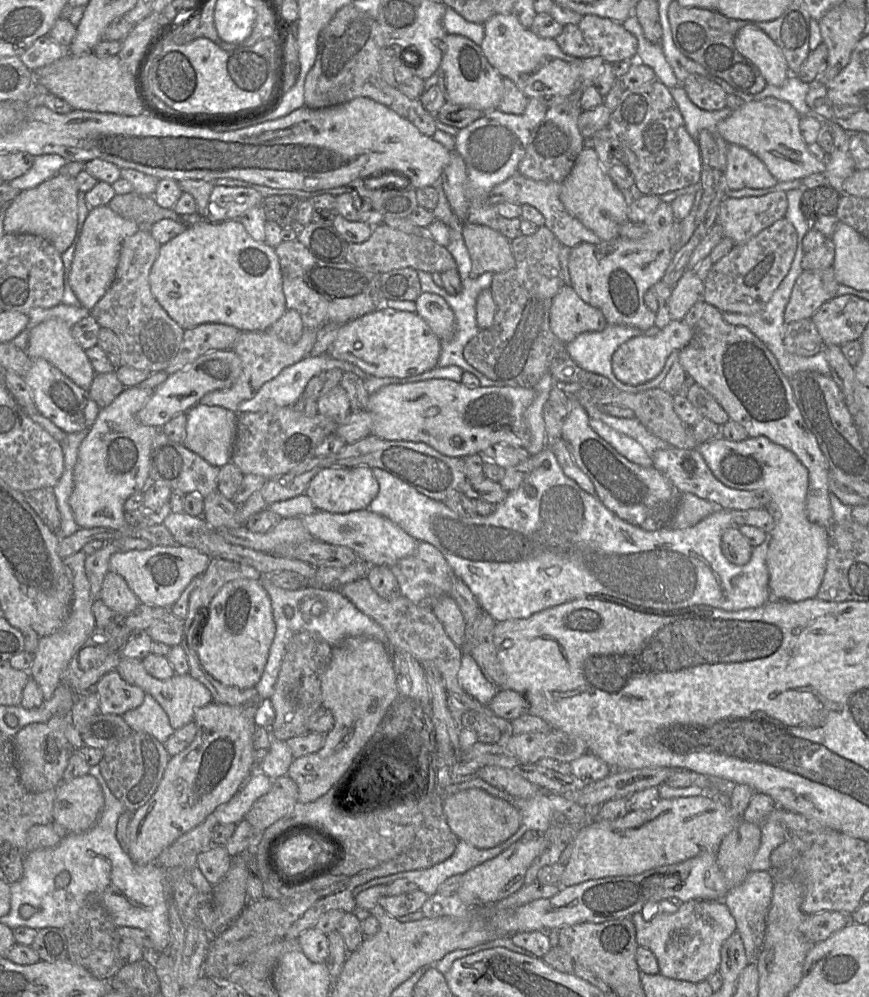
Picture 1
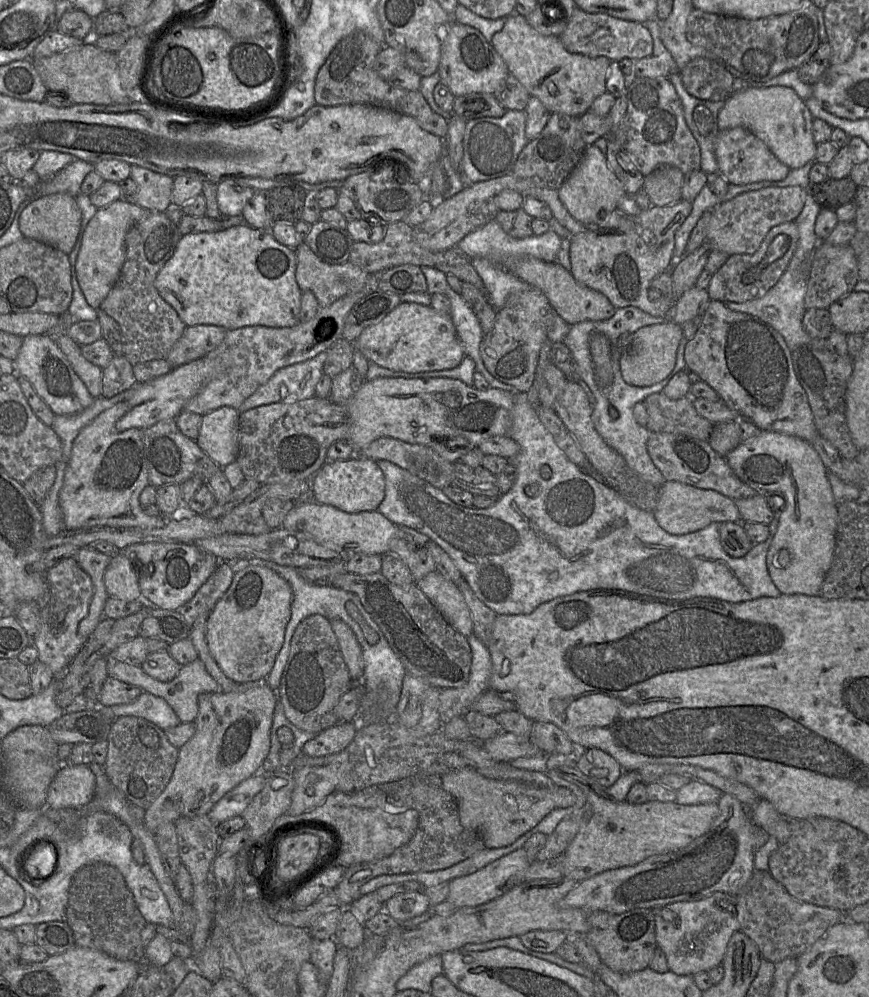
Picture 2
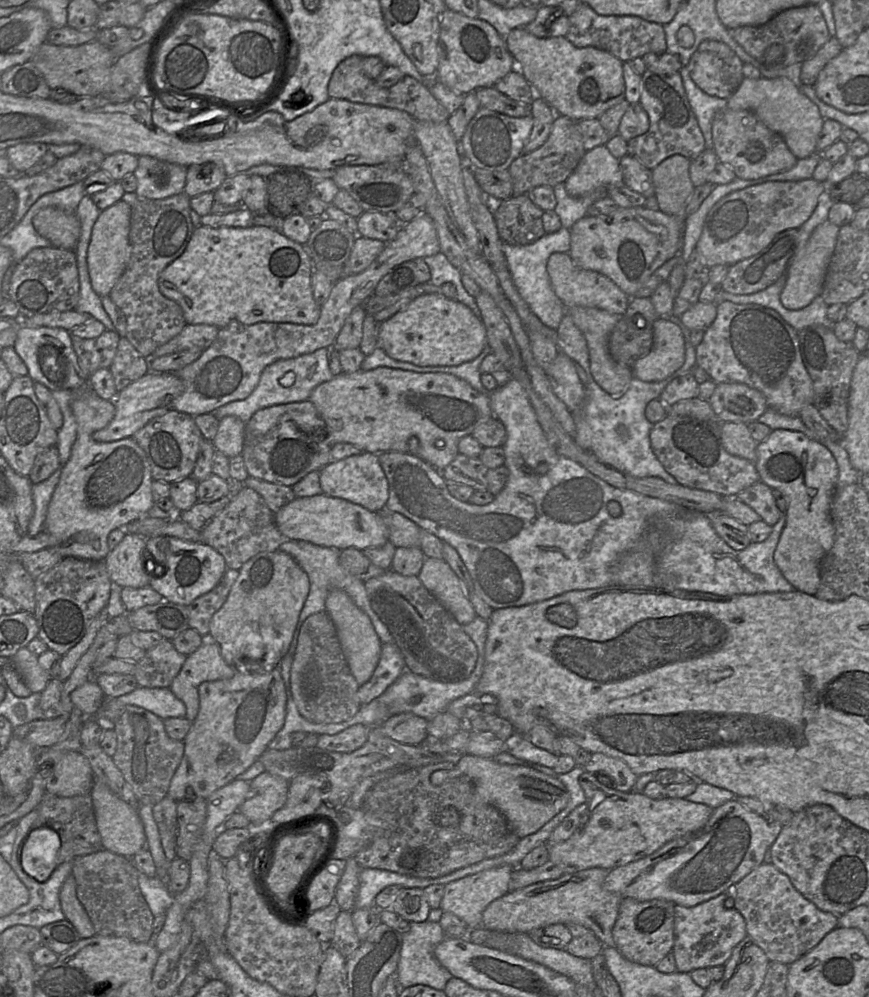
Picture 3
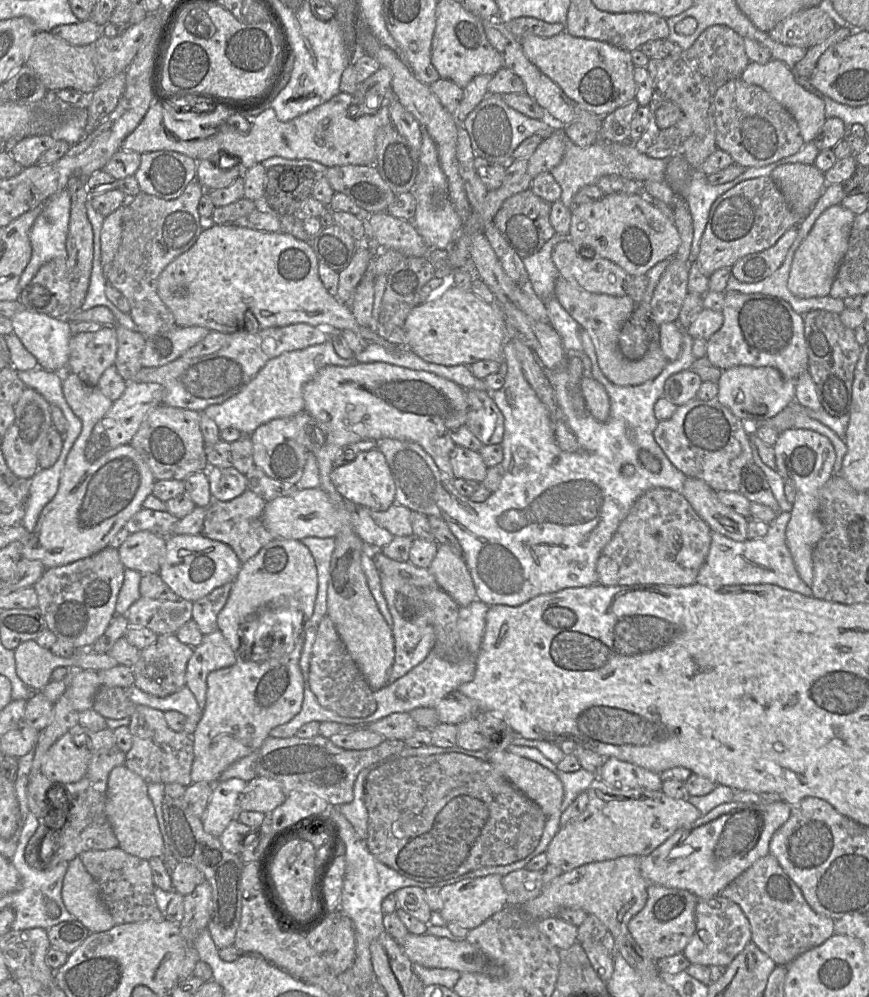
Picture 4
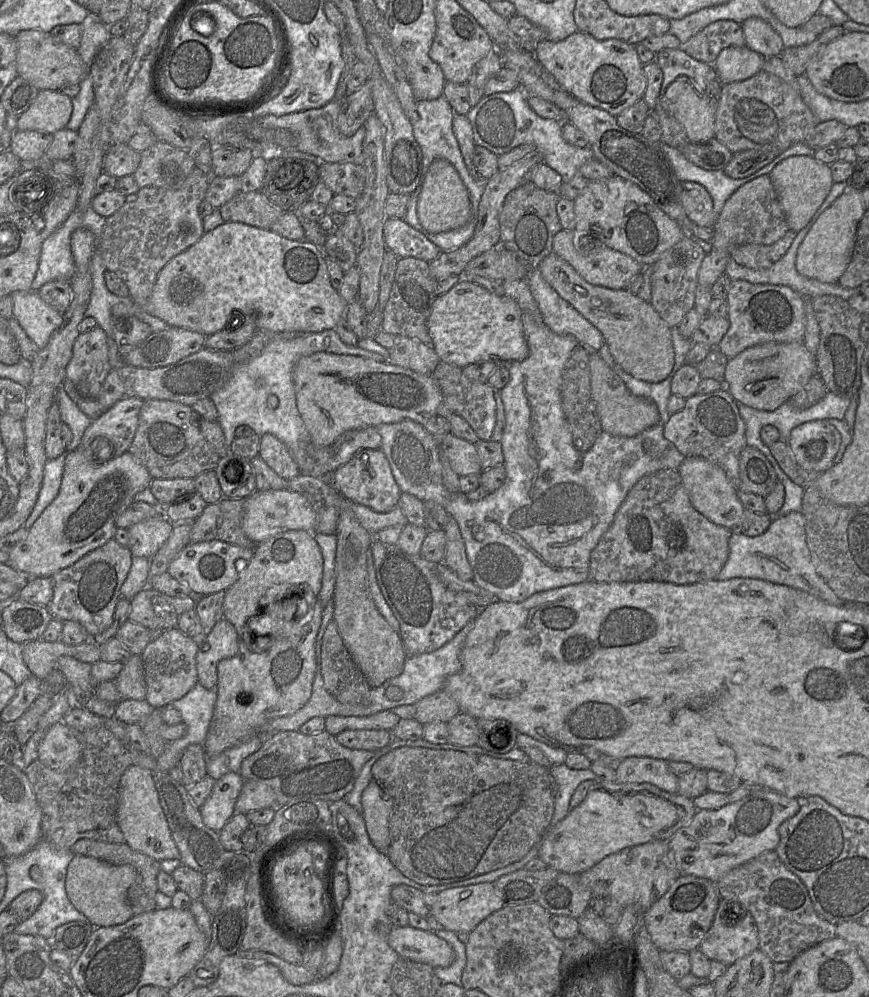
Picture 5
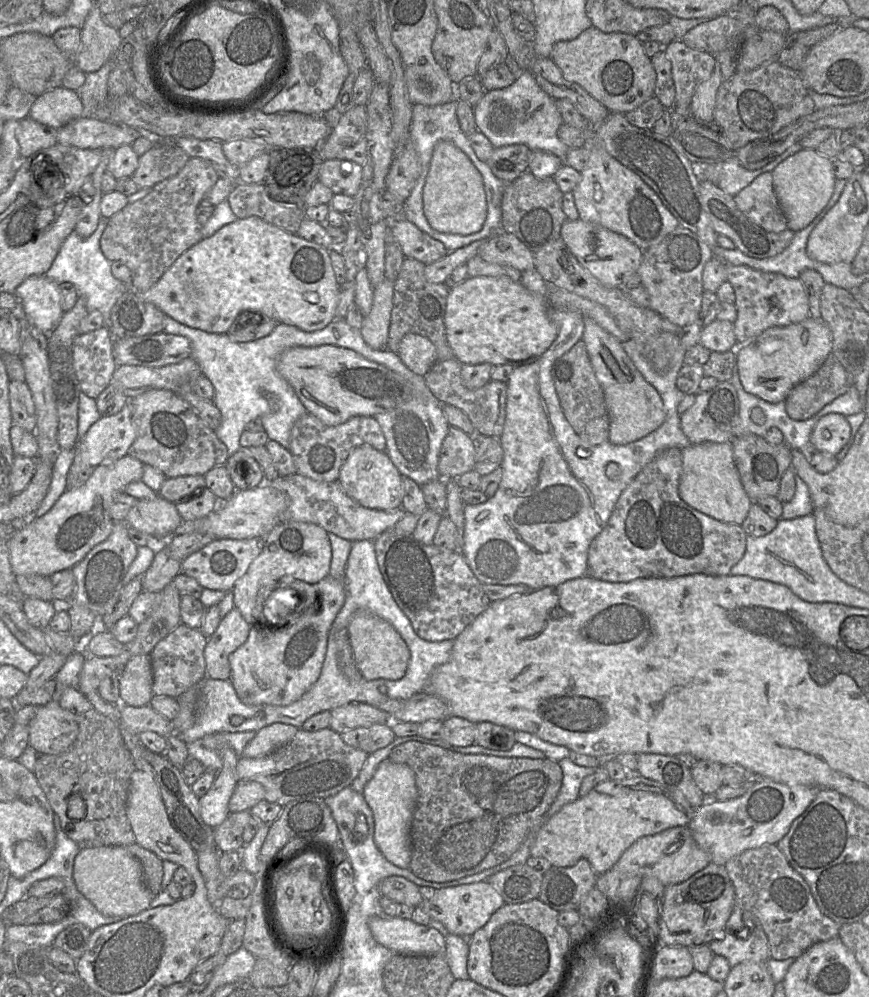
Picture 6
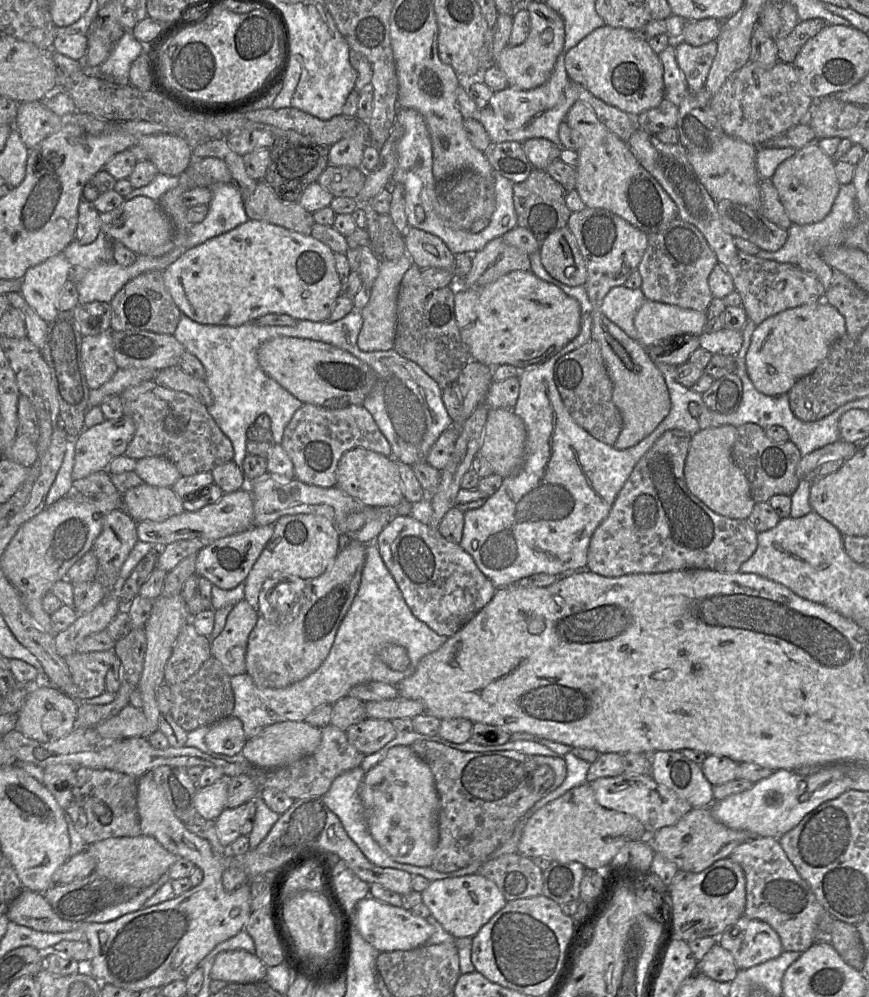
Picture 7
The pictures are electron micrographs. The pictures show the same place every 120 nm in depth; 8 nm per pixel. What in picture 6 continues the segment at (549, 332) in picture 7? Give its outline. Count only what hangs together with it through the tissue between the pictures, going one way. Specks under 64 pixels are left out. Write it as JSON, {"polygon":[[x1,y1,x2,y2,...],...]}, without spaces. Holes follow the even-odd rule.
{"polygon":[[507,276,468,277,451,288,444,323,448,344,454,358,461,364,489,363,493,366,510,365,513,368,528,365,537,361,558,335,558,327,548,315,546,299]]}

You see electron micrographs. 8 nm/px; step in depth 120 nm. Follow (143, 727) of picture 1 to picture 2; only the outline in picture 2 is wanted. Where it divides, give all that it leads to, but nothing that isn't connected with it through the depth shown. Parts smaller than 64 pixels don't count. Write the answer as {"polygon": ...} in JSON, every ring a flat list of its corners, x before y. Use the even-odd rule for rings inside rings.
{"polygon":[[142,691,140,696,131,703,99,708,110,721,122,716,135,716,154,723,163,731,180,723,177,715,165,699,145,691]]}

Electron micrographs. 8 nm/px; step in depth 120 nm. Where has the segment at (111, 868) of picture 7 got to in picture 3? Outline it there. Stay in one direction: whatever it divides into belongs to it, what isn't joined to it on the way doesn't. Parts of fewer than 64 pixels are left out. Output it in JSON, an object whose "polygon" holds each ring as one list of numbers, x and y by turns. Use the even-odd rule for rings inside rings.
{"polygon":[[72,873,65,880,60,892,61,908,68,920,77,930,82,939,96,935,94,926,77,897,76,881]]}

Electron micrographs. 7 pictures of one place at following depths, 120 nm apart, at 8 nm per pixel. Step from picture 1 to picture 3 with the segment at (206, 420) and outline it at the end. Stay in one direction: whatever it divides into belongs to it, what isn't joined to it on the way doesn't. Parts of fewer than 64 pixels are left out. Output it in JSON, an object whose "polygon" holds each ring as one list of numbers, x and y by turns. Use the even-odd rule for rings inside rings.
{"polygon":[[235,416,219,420,217,434,211,441,215,450,226,457,241,455,244,444,245,423]]}

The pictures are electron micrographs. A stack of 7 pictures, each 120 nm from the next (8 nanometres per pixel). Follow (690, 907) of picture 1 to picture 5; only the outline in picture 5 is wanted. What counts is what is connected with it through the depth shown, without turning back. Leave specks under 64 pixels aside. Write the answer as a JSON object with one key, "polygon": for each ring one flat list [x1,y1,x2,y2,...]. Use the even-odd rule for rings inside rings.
{"polygon":[[721,898,711,924,703,937,698,950,710,961,732,965,759,948,758,931,751,913,739,902]]}

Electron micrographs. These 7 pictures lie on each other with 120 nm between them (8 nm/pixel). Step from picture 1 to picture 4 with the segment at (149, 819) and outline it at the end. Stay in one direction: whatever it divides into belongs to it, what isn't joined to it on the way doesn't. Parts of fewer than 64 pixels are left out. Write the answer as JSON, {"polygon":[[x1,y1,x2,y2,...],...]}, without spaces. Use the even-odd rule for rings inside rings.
{"polygon":[[305,621,302,623,301,636,297,639,293,650,289,654,283,656,282,658,268,659,270,654,268,653,267,655,257,655,255,661,252,661,252,660,239,658,236,655,236,663,234,665,219,670,215,670,209,673,207,677,206,705,202,712,201,719,197,724,194,733,192,734,193,742,194,742,194,746,193,746,194,759,191,767,192,783,197,783,200,781,206,781,209,783,218,782,218,778,221,775,221,773,225,771,231,764,259,750,273,728,289,722,293,717,295,717,300,712,303,704,303,698,304,698,304,680,303,680,302,671,299,666,299,660,301,657,303,644,304,644,304,637,303,637,304,625,305,625]]}

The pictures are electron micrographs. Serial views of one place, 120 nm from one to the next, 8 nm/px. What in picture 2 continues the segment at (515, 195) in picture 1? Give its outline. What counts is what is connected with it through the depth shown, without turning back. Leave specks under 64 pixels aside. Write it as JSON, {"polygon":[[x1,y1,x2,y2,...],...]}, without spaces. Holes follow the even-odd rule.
{"polygon":[[512,172,502,177,472,184,466,184,458,193,445,199,439,199,429,217,421,224,413,227,413,238,421,247,432,252,451,249,474,229,496,218,500,211,495,203,495,196,504,189,515,190,524,198,535,197,546,203,555,218,571,235,585,231,588,227,574,219,558,196,558,190,540,187,528,180,517,177]]}

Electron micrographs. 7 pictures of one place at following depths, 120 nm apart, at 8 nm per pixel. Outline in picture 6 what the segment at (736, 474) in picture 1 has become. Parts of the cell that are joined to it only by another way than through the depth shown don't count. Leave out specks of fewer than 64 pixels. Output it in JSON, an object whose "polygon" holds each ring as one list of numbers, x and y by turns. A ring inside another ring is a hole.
{"polygon":[[831,413,819,419,811,433,810,444,814,451,837,455,850,438,851,427,846,416]]}

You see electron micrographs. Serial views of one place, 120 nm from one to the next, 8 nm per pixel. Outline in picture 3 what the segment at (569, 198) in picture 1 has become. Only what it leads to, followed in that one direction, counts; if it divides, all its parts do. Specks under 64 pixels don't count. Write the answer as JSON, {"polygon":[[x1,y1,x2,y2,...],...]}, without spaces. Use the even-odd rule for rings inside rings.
{"polygon":[[599,145,584,153,572,174,564,182,565,189,570,196,578,197,599,187,621,184,622,172,619,159,614,157,606,145]]}

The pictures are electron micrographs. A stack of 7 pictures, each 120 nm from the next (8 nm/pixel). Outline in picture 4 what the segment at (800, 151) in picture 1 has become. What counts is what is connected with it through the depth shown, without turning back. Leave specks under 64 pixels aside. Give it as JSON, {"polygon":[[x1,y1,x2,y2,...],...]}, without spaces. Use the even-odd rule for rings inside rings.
{"polygon":[[771,59,765,64,750,62,742,73,741,79,748,84,763,88,772,98,785,107,796,120,804,143,807,144,813,141,825,123,825,104,820,98,801,87,795,81,794,76,793,70,784,62]]}

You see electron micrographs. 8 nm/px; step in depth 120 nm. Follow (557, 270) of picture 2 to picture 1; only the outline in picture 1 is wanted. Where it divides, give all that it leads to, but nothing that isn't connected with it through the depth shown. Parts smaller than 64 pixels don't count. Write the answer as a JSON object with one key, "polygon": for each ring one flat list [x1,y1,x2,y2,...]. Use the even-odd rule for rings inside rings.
{"polygon":[[465,223,462,236,471,258,471,278,485,272,505,272,514,267,510,241,499,231,488,226],[564,284,550,307,550,329,564,344,583,332,601,331,607,325,602,312,584,302,571,285]]}

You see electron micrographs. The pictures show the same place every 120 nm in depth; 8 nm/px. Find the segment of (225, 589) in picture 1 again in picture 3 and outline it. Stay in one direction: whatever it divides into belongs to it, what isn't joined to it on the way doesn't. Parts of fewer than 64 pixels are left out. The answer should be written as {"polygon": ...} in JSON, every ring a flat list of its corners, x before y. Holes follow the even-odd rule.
{"polygon":[[279,549,260,552,239,569,226,601,211,618,206,639,219,645,224,661,235,671,271,672,288,652,309,589,308,575,291,555]]}

